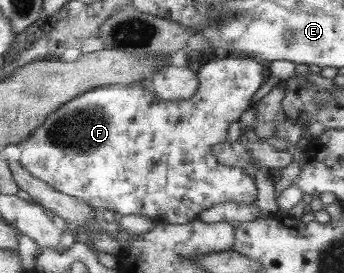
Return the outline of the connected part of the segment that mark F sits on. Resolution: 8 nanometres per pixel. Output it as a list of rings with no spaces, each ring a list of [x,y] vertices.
[[[230,54],[230,57],[214,57],[207,64],[204,64],[199,71],[199,86],[197,95],[190,97],[184,101],[165,101],[158,97],[156,93],[150,91],[141,91],[139,85],[126,87],[126,85],[110,85],[110,87],[98,87],[94,91],[88,91],[84,95],[64,104],[53,115],[50,115],[46,122],[39,128],[39,131],[34,131],[28,140],[18,143],[20,149],[19,161],[26,171],[30,171],[34,177],[42,179],[54,187],[61,193],[72,195],[77,199],[86,201],[92,208],[101,210],[110,210],[119,215],[146,215],[152,217],[157,224],[170,223],[172,225],[182,225],[198,220],[199,215],[220,203],[240,203],[240,204],[255,204],[259,195],[257,181],[253,174],[244,168],[237,168],[222,164],[214,152],[214,145],[224,143],[228,135],[228,129],[234,122],[238,122],[240,117],[244,115],[244,111],[251,109],[252,99],[258,93],[258,89],[264,85],[268,78],[268,73],[264,69],[264,65],[256,58],[237,57]]]

